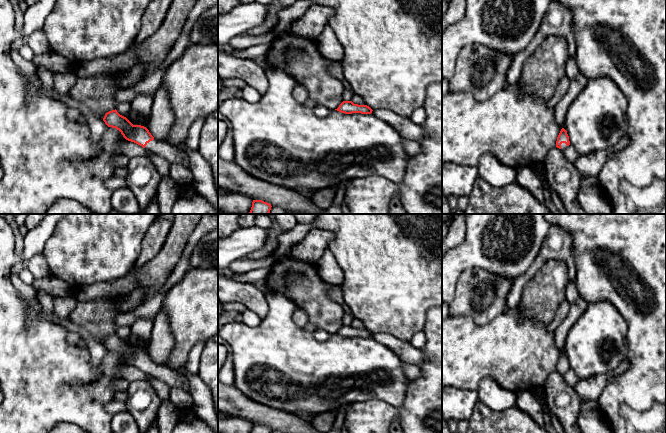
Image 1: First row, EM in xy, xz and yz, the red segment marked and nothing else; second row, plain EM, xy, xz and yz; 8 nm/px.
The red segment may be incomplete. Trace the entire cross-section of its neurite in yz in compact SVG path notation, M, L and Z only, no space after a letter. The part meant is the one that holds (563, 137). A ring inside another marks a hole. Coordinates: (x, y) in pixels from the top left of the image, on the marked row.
M564 128L561 129L561 131L557 137L556 147L561 149L562 143L565 143L567 146L570 145L569 136L567 134L567 131Z

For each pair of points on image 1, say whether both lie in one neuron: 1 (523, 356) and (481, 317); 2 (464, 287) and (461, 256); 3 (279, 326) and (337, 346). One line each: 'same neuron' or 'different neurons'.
1: different neurons
2: different neurons
3: same neuron

